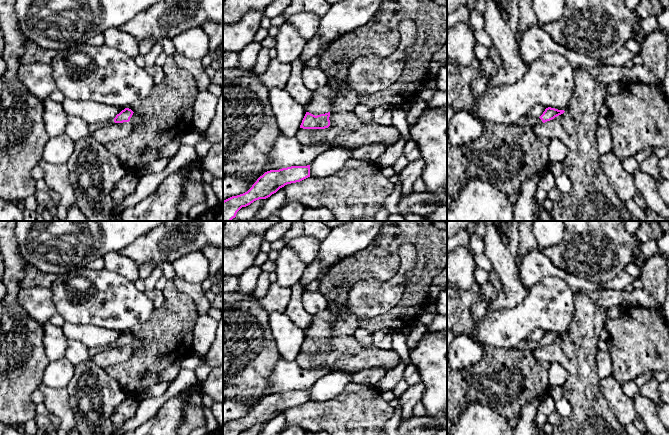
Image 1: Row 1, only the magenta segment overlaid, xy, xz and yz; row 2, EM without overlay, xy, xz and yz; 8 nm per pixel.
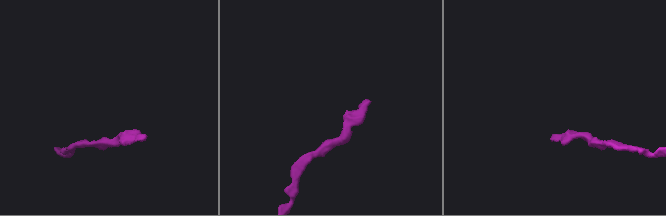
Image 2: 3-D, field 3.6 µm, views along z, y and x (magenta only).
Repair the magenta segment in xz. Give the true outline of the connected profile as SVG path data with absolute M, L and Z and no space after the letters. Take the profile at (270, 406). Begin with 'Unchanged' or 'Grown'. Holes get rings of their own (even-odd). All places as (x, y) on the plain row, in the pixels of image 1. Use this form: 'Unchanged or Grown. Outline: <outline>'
Unchanged. Outline: M310 389L267 395L247 416L224 424L223 435L239 435L256 424L270 421L287 408L300 406L308 401L310 401Z

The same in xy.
Grown. Outline: M125 332L116 341L110 346L99 346L99 347L91 347L88 349L89 357L94 357L100 352L103 352L112 347L123 347L123 346L131 346L134 350L143 347L143 342L140 338L134 337L131 333Z

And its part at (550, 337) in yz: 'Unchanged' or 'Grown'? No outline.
Grown

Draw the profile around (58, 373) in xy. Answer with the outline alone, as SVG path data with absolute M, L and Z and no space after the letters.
M66 357L51 361L42 374L42 383L51 388L67 388L74 370Z

